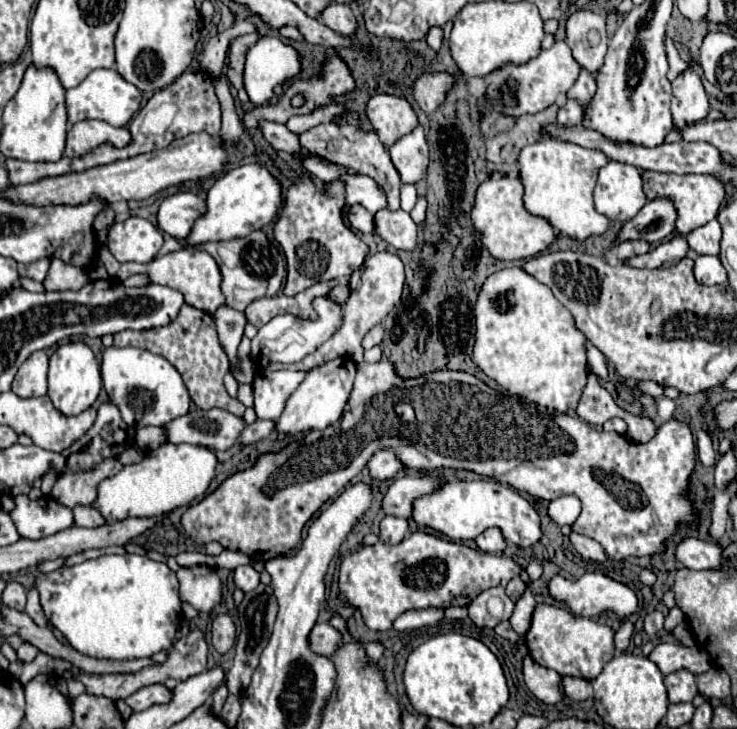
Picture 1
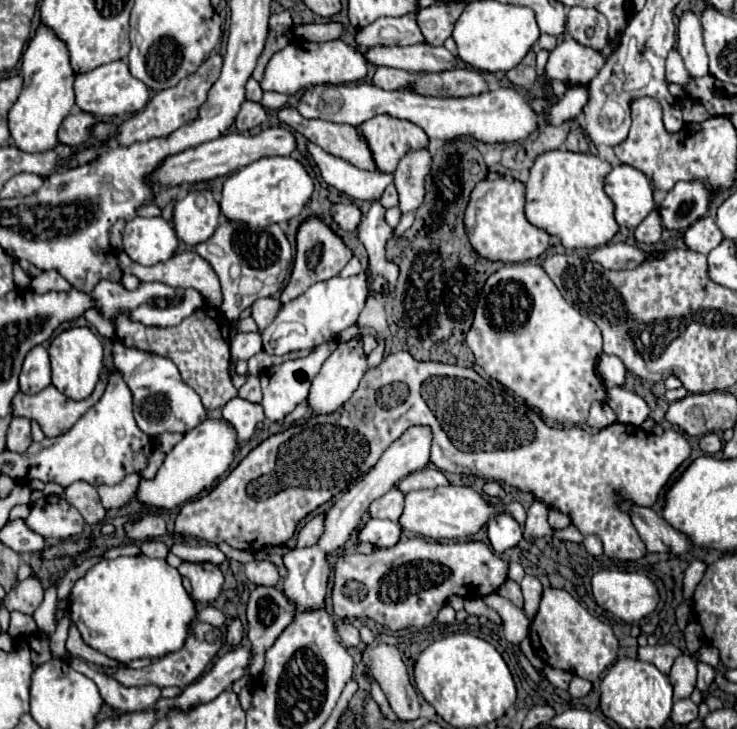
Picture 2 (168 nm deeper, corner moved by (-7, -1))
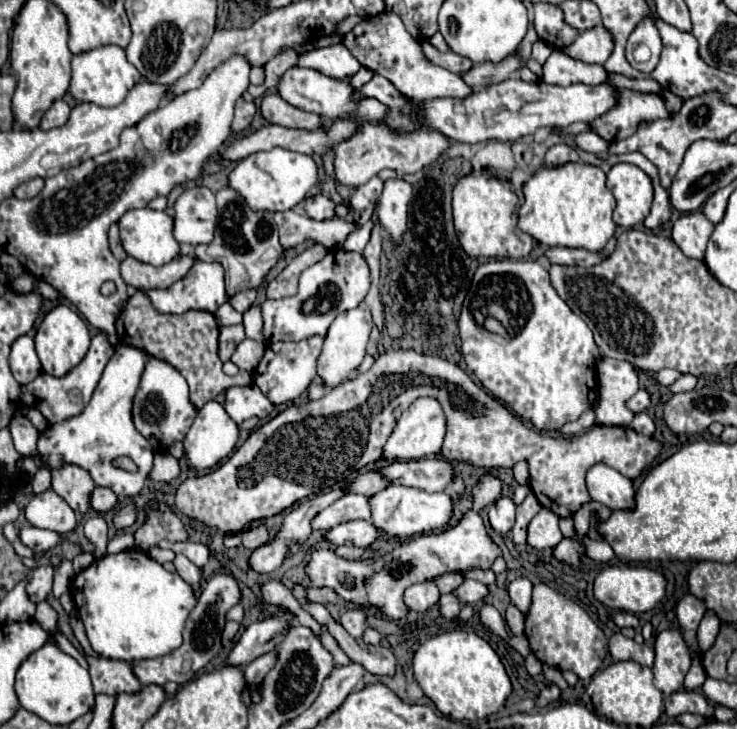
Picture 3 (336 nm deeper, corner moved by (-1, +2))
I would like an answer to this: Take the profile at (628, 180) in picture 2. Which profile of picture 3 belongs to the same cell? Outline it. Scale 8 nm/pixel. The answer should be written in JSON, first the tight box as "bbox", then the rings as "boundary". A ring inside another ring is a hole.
{"bbox":[606,163,654,227],"boundary":[[[618,163],[610,169],[606,183],[616,197],[614,223],[620,227],[640,225],[650,213],[654,197],[652,179],[636,165]]]}

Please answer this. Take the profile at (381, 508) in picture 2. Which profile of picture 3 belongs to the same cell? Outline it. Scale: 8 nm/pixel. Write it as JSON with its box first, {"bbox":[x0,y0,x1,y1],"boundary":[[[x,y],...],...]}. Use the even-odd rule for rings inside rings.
{"bbox":[312,493,370,529],"boundary":[[[348,493],[330,507],[326,507],[324,511],[320,511],[312,521],[312,529],[332,529],[334,525],[354,519],[370,519],[368,497]]]}

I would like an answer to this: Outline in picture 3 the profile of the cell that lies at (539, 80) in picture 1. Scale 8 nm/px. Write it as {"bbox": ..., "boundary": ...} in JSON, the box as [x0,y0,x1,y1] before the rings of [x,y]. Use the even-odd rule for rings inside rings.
{"bbox":[564,25,614,65],"boundary":[[[596,25],[594,29],[582,31],[578,35],[578,39],[570,47],[566,47],[564,51],[570,57],[580,59],[584,63],[604,65],[612,53],[612,49],[614,49],[614,41],[610,37],[610,31],[604,25]]]}

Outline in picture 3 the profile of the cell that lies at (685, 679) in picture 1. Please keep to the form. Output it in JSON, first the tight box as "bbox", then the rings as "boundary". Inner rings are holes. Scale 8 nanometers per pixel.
{"bbox":[652,629,692,693],"boundary":[[[676,629],[660,631],[654,643],[654,655],[656,655],[652,665],[654,685],[662,693],[674,693],[682,689],[684,675],[688,673],[692,663],[692,653],[682,633]]]}

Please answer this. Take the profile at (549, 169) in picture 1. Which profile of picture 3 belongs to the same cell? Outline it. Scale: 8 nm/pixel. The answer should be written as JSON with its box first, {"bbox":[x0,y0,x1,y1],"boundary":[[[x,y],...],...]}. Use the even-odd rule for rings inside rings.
{"bbox":[518,163,616,251],"boundary":[[[566,163],[556,169],[542,169],[524,183],[524,205],[520,207],[518,227],[548,247],[570,247],[602,251],[612,239],[616,225],[612,211],[616,199],[606,187],[606,173],[584,163]]]}

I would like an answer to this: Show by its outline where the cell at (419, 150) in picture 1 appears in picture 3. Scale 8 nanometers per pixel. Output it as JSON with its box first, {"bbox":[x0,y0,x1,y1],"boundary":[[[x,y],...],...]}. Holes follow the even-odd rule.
{"bbox":[376,177,412,245],"boundary":[[[396,177],[384,183],[376,215],[380,225],[390,233],[396,245],[400,245],[402,235],[406,231],[410,199],[412,199],[412,187],[404,179]]]}

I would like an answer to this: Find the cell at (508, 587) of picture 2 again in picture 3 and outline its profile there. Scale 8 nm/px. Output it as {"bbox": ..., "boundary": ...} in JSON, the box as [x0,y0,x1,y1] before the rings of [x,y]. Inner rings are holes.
{"bbox":[506,605,524,635],"boundary":[[[508,605],[506,623],[508,623],[512,635],[522,635],[524,633],[524,615],[514,605]]]}

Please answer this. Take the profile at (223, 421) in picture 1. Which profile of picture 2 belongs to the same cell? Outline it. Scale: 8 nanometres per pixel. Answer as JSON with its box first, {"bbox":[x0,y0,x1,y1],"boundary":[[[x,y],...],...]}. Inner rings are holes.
{"bbox":[222,398,264,444],"boundary":[[[232,398],[222,410],[222,420],[236,430],[236,440],[238,444],[242,444],[252,438],[256,424],[264,420],[264,412],[260,404],[246,402],[242,398]]]}

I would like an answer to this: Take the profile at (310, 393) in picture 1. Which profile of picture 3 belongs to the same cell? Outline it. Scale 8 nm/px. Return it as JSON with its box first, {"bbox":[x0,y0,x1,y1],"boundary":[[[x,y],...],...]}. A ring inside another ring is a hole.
{"bbox":[318,307,374,387],"boundary":[[[356,307],[356,309],[348,309],[346,313],[340,313],[328,333],[326,333],[326,341],[324,341],[324,349],[322,355],[318,357],[318,377],[328,385],[328,387],[336,387],[340,385],[364,359],[364,349],[368,343],[368,335],[370,329],[374,327],[372,323],[372,315],[370,311]]]}

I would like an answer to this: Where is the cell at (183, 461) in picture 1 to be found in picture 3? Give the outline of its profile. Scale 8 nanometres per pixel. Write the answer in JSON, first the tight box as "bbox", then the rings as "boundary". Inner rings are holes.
{"bbox":[184,401,238,469],"boundary":[[[208,401],[204,407],[198,409],[198,415],[184,439],[186,459],[194,469],[210,469],[218,465],[220,459],[226,459],[230,451],[236,447],[238,441],[238,425],[230,419],[224,405],[218,401]]]}

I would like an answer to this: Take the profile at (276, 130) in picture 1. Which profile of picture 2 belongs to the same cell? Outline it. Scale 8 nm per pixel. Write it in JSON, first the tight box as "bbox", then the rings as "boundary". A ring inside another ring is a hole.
{"bbox":[306,142,392,204],"boundary":[[[306,142],[308,154],[314,158],[316,166],[320,168],[320,174],[324,182],[344,194],[348,194],[354,200],[364,200],[368,204],[378,202],[384,194],[384,188],[392,182],[392,174],[378,174],[360,170],[354,164],[348,164],[346,160],[340,160],[328,152],[324,152],[320,146]]]}

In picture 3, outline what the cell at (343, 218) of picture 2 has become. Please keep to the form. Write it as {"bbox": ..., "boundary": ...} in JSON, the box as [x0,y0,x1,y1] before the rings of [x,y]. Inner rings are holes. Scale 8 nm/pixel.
{"bbox":[304,195,334,221],"boundary":[[[314,195],[314,197],[306,199],[304,211],[310,219],[316,219],[316,221],[332,219],[334,217],[334,201],[324,195]]]}

